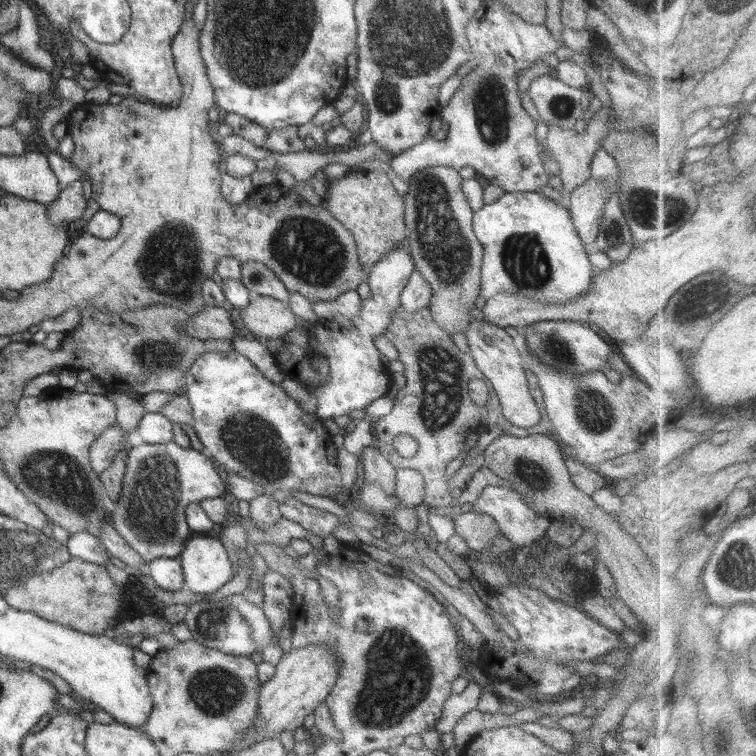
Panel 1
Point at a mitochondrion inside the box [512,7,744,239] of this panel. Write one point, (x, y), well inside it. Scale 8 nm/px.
(644, 205)

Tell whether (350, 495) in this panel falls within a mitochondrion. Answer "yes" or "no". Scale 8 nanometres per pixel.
no

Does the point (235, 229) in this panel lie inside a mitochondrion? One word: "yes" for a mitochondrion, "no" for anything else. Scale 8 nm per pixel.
no

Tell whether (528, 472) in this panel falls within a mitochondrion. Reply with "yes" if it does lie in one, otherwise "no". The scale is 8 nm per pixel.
yes

